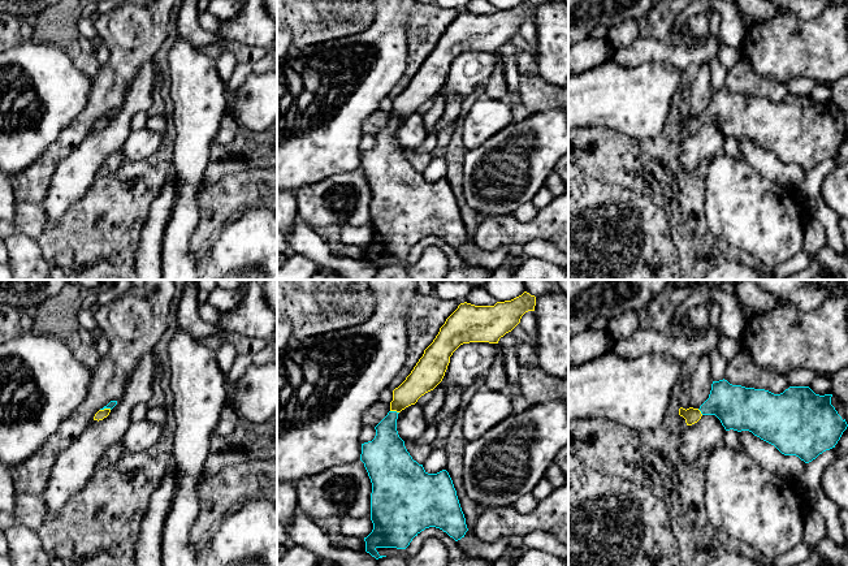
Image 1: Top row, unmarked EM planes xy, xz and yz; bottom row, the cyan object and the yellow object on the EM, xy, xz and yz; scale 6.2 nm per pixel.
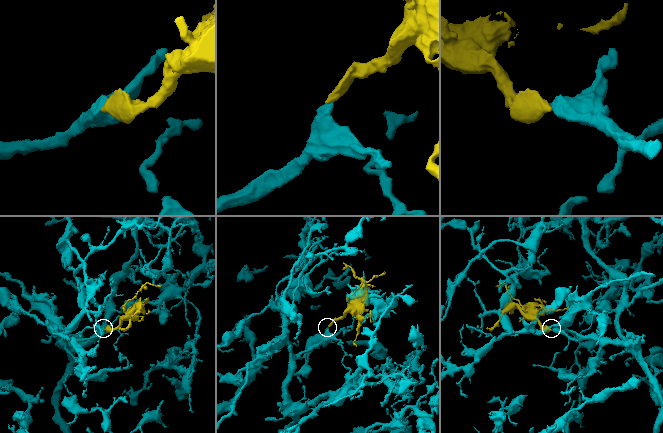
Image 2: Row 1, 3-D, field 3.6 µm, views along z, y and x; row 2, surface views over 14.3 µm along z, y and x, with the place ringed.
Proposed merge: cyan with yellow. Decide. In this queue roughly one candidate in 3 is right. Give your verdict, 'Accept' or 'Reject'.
Accept

